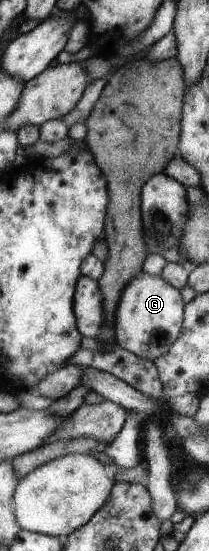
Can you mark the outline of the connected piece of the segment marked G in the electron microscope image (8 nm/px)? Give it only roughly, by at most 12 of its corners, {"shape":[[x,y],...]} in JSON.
{"shape":[[139,272],[123,286],[115,345],[152,362],[177,339],[179,290]]}

